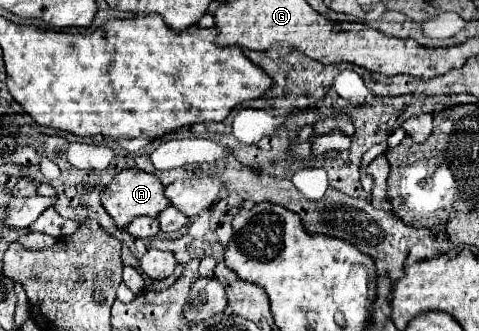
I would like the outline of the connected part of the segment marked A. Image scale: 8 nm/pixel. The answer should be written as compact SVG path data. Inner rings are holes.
M124 169L112 179L108 187L102 189L100 203L108 211L108 215L114 219L116 227L126 227L134 217L140 217L140 215L156 217L160 211L164 211L166 195L164 195L164 185L152 173L138 171L138 169Z

